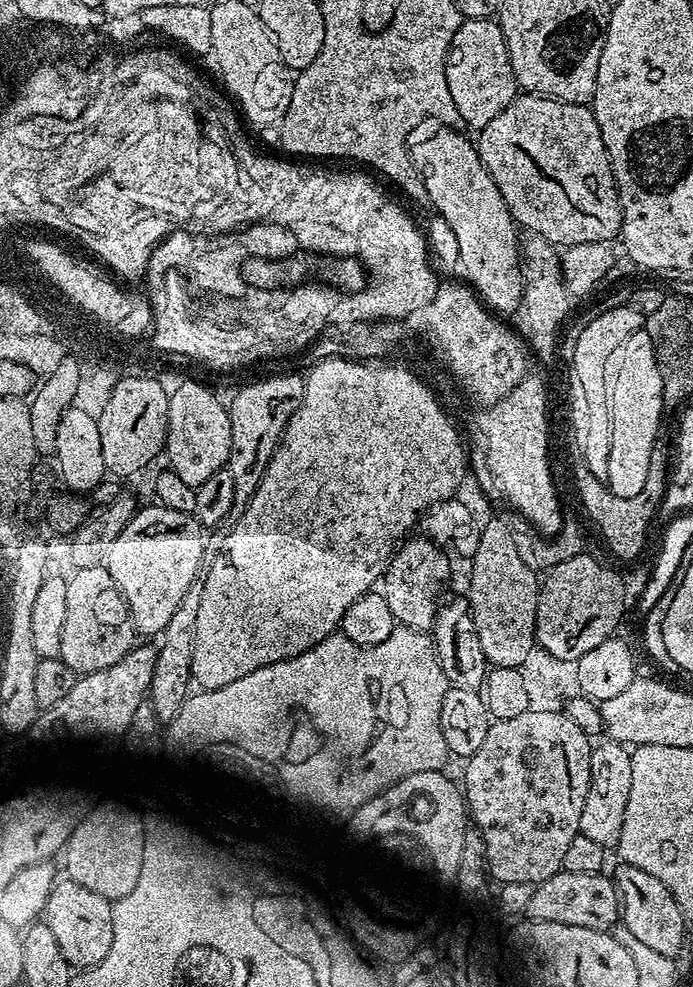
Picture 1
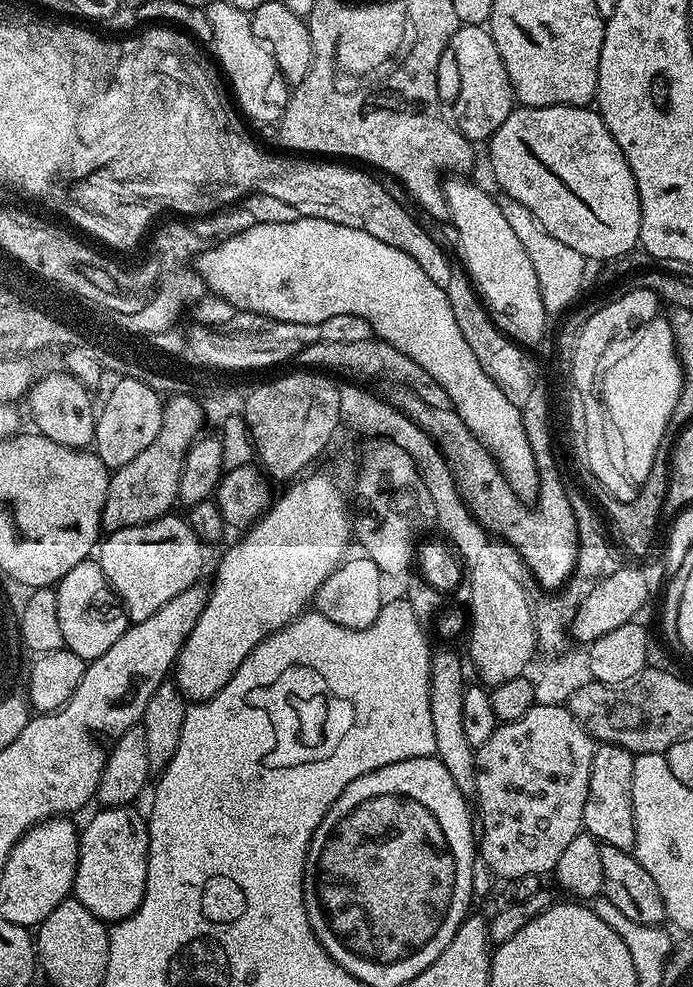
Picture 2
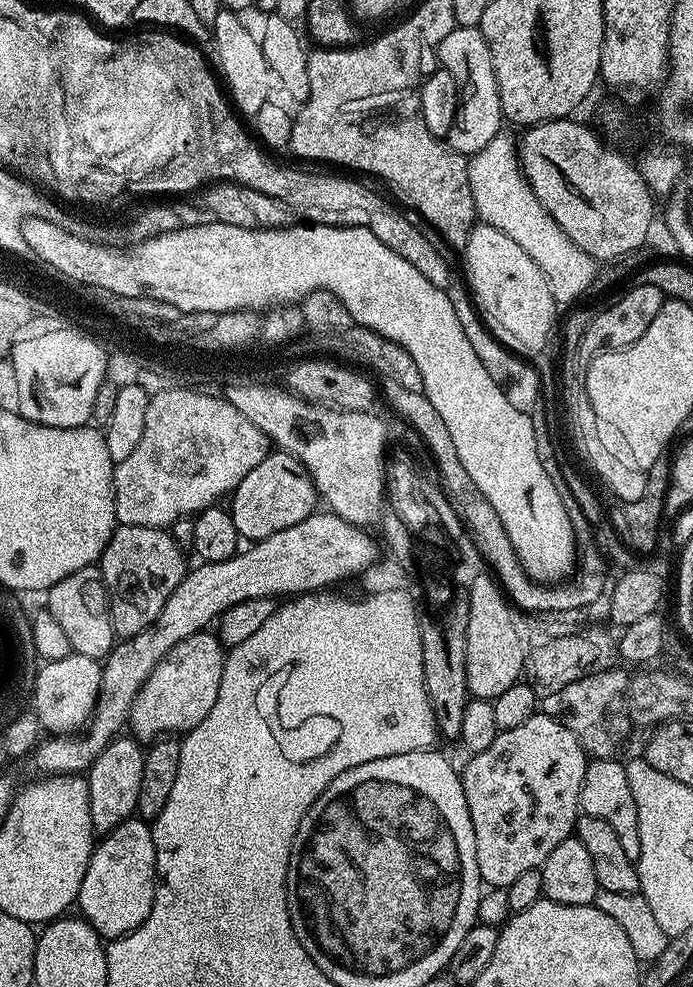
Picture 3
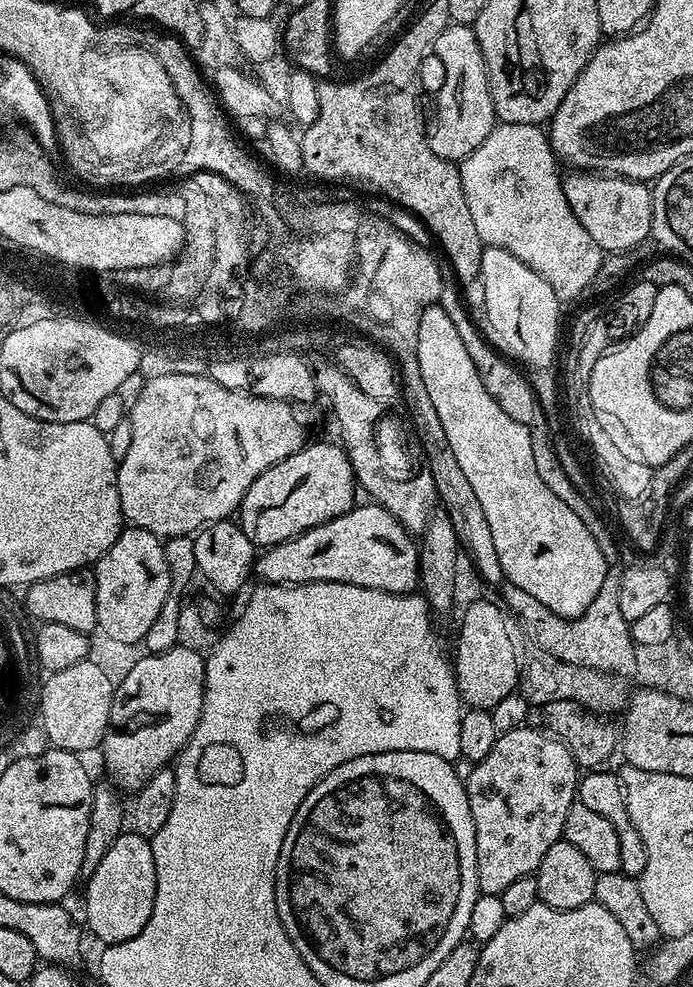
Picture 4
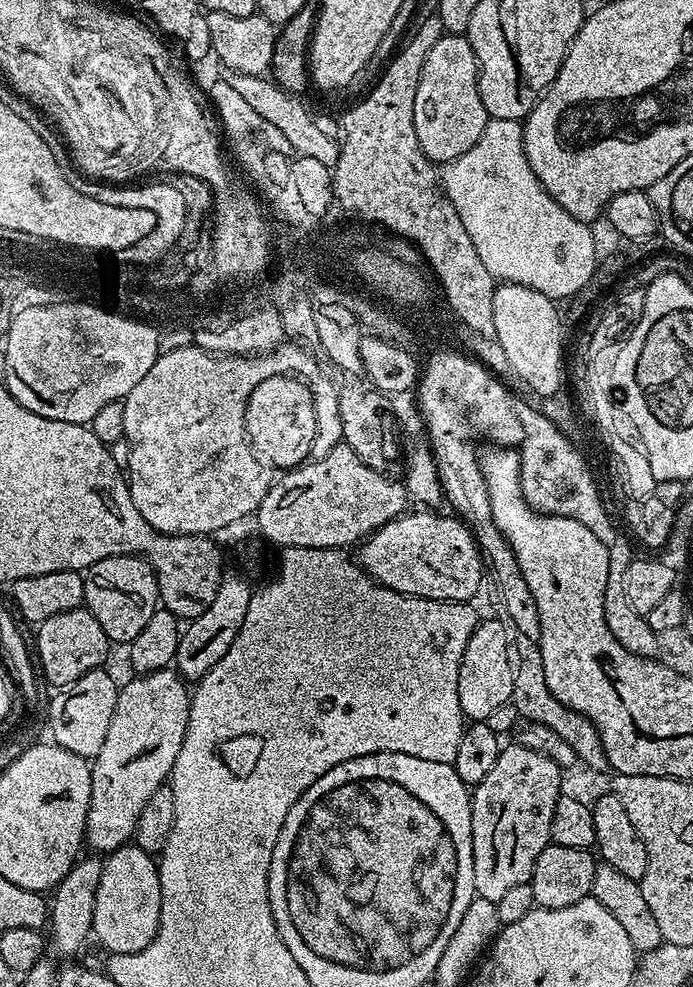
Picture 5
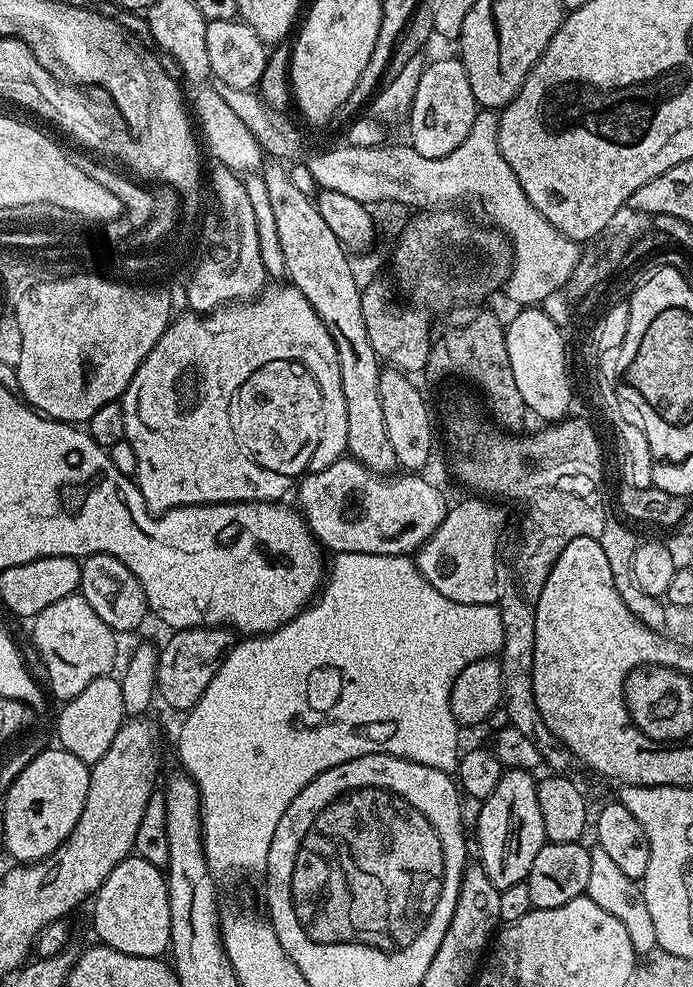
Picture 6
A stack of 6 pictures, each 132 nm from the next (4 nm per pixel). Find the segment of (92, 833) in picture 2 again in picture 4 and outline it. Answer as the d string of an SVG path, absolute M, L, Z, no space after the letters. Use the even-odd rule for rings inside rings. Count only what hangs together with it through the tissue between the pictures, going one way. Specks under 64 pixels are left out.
M125 830L106 850L106 858L98 862L98 870L87 879L88 889L84 892L84 916L88 919L88 928L101 940L101 945L121 944L132 940L150 922L156 897L156 871L154 870L154 854L149 837L140 836L135 830Z

